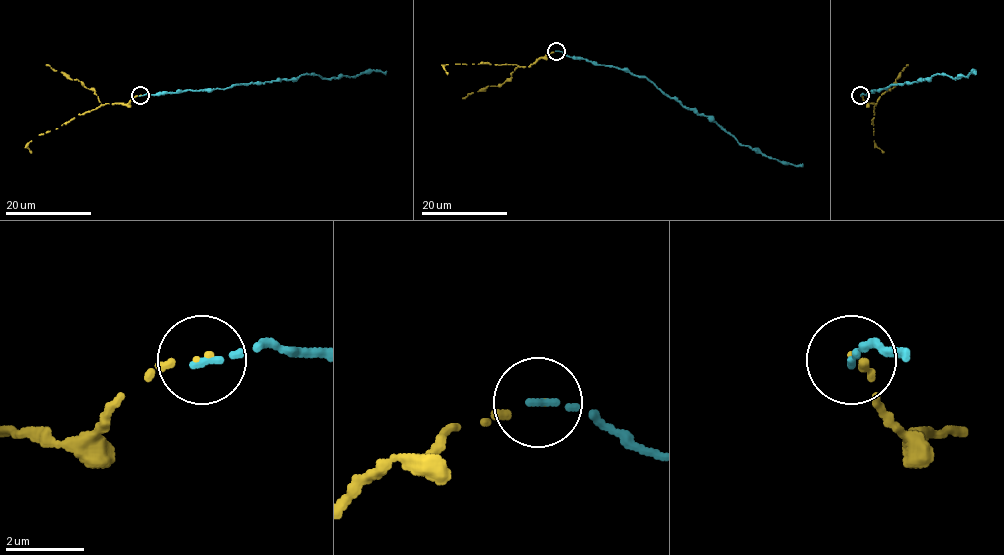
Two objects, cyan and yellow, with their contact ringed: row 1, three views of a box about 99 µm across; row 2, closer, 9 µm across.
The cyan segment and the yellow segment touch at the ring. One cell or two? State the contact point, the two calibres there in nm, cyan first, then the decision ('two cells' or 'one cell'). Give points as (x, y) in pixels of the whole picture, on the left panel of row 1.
place (140, 95); calibres 140 and 160 nm; one cell

